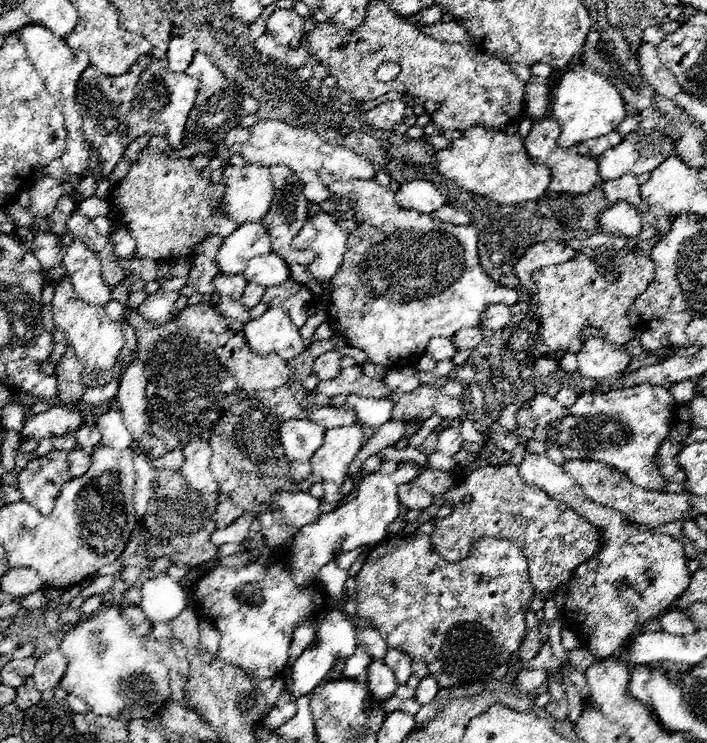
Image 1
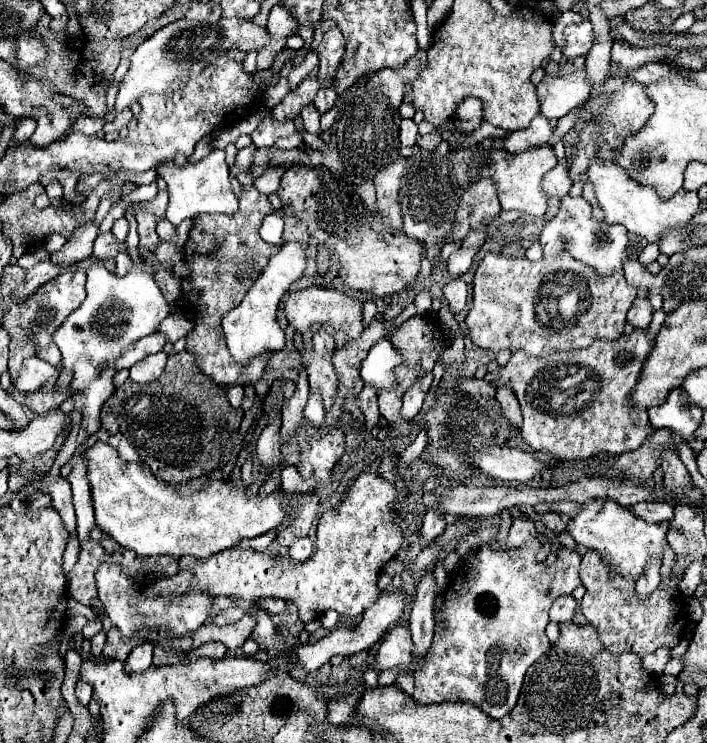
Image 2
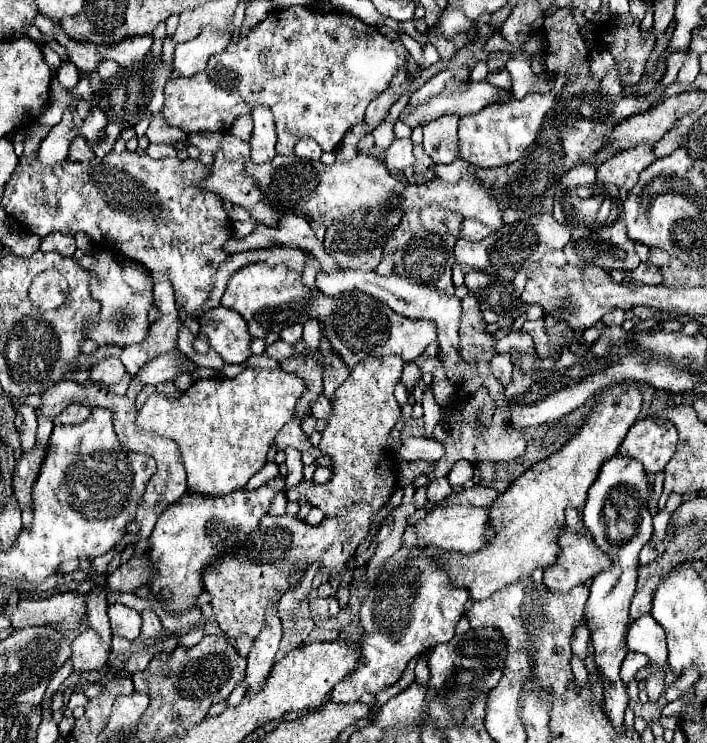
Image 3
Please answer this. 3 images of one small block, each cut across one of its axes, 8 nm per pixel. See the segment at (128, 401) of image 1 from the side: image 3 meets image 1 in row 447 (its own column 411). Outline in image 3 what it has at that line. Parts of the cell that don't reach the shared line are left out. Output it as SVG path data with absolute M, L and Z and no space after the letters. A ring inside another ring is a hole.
M394 140L390 144L390 148L386 150L386 166L388 168L396 168L396 170L404 170L408 166L412 166L414 162L414 154L412 154L412 140Z

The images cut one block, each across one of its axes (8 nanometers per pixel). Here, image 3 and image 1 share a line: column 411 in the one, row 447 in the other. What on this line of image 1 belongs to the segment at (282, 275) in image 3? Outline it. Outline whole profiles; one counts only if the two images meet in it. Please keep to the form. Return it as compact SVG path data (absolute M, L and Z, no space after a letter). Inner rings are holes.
M340 426L324 432L324 442L310 458L312 472L324 482L342 484L348 476L348 466L364 444L362 426Z

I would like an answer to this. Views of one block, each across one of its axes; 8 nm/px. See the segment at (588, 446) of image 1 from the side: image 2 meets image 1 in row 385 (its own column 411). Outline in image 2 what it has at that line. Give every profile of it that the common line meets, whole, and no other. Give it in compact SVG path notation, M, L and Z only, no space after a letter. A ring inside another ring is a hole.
M408 624L392 628L382 642L376 656L376 670L388 670L394 666L408 666L412 662L412 640Z

